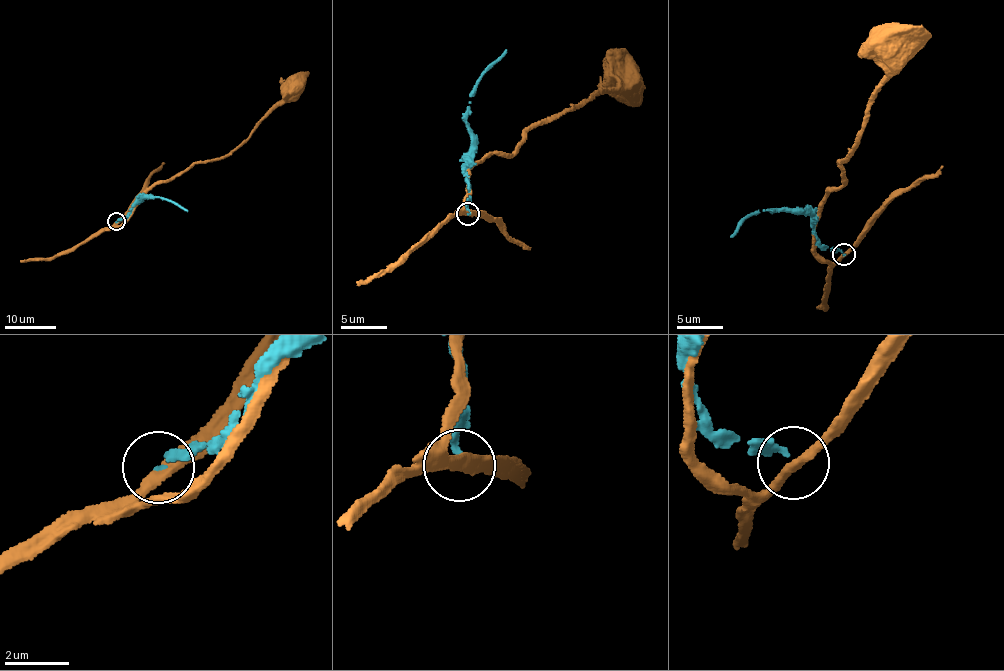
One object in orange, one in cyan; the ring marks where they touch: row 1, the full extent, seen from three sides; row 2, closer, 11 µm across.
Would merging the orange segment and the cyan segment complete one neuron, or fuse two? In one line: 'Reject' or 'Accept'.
Reject

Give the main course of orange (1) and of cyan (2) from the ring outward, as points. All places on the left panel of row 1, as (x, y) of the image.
1: (117, 222), (113, 227), (126, 220), (157, 184), (236, 149), (284, 99), (285, 85), (291, 85)
2: (117, 222), (147, 197), (161, 196), (187, 211)

